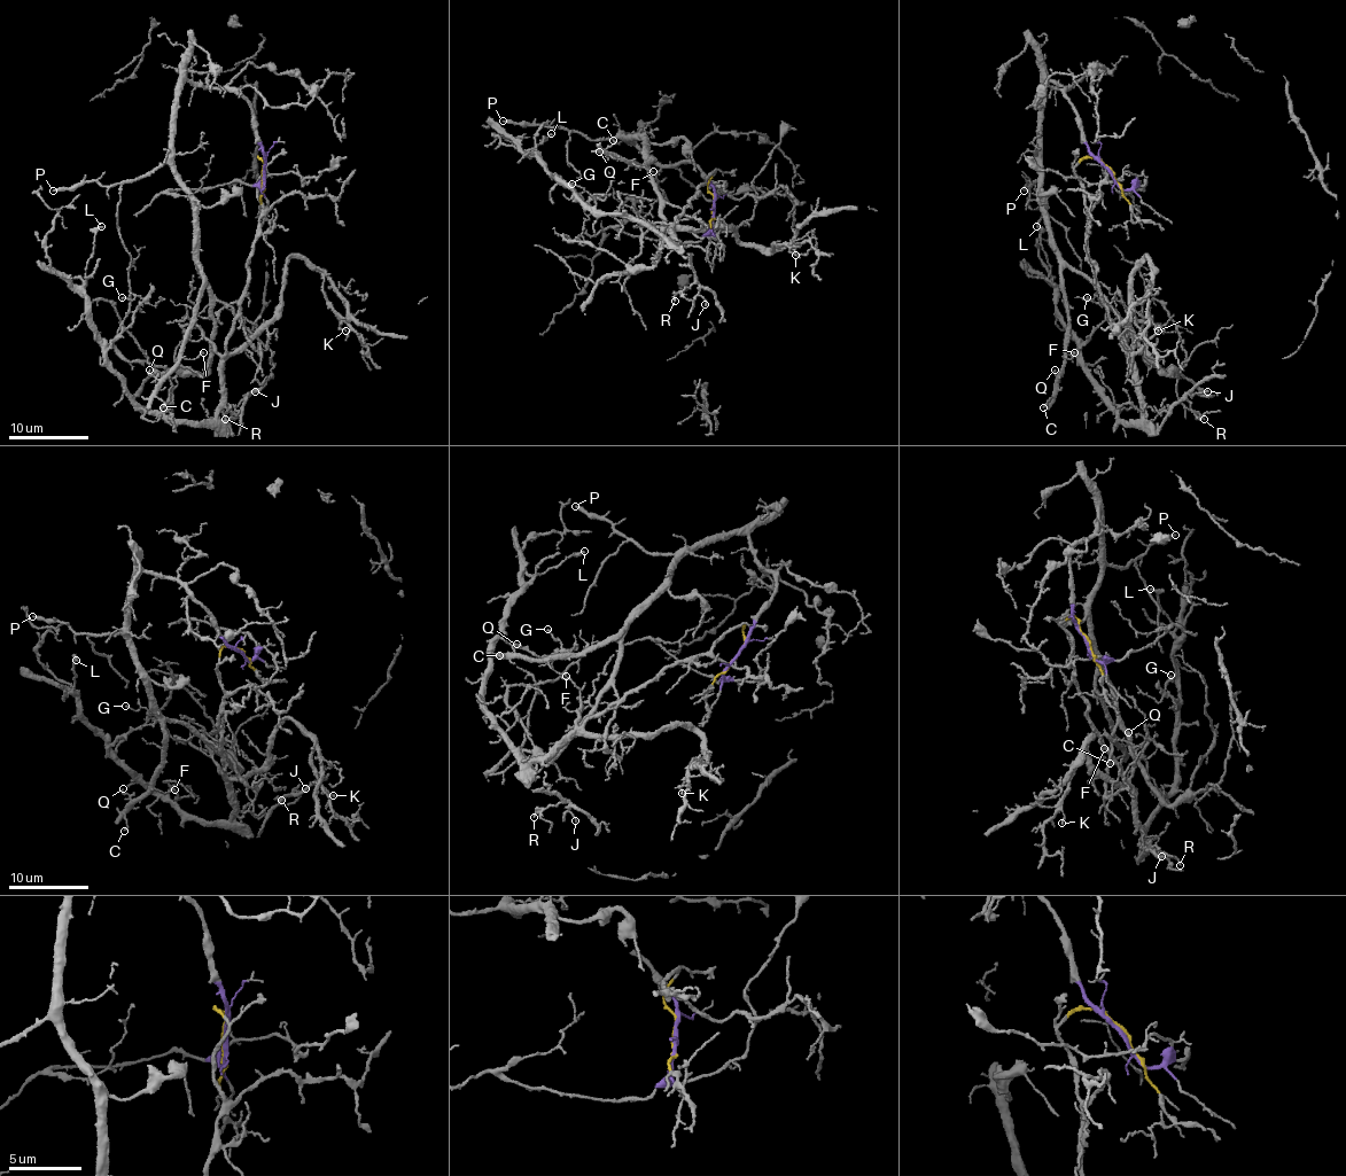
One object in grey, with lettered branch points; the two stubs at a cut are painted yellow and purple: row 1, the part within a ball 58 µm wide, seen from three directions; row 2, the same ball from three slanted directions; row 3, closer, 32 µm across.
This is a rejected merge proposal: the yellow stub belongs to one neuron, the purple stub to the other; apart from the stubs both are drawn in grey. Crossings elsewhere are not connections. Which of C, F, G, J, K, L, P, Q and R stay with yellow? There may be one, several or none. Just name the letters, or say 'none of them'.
G, J, K, L, R

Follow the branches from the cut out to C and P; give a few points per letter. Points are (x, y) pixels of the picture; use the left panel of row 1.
C: (264, 173), (246, 99), (181, 85), (173, 179), (189, 197), (202, 293), (180, 363), (156, 392), (164, 406)
P: (264, 173), (246, 99), (186, 82), (173, 152), (162, 163), (126, 182), (82, 181), (52, 191)

